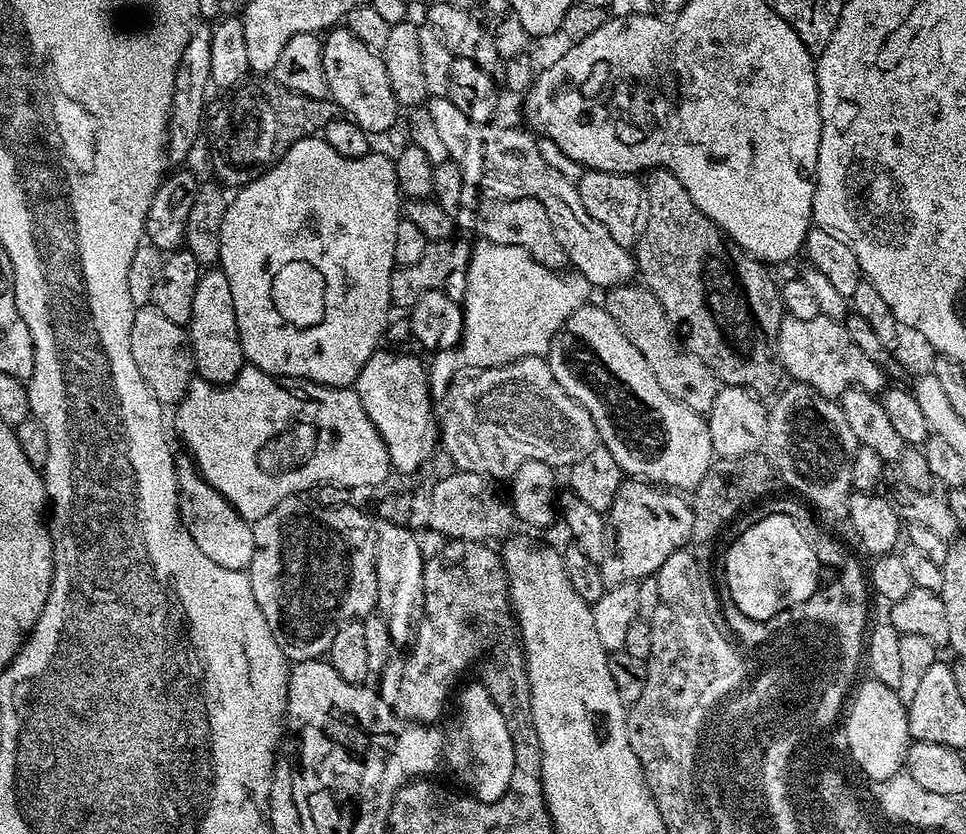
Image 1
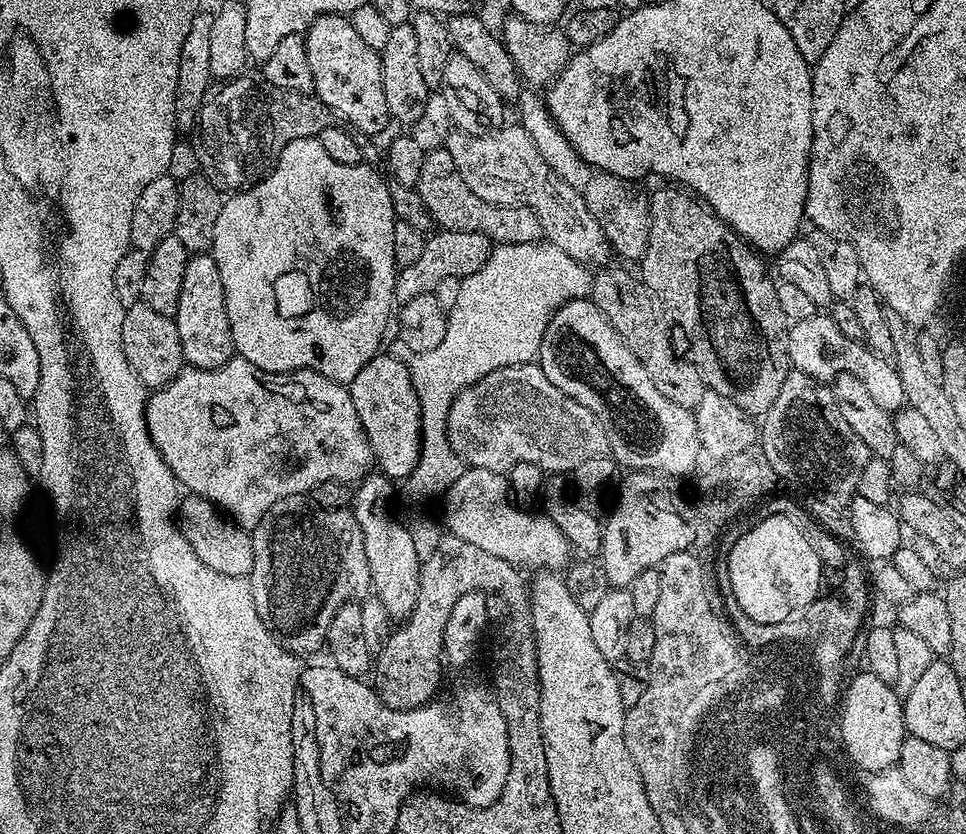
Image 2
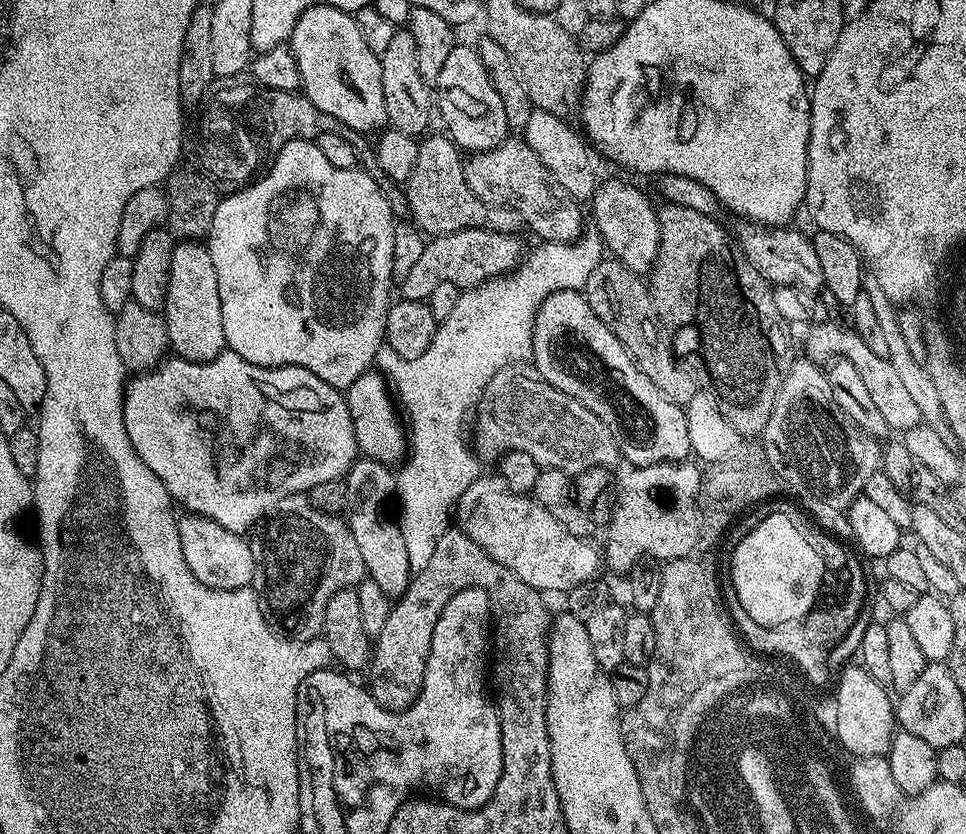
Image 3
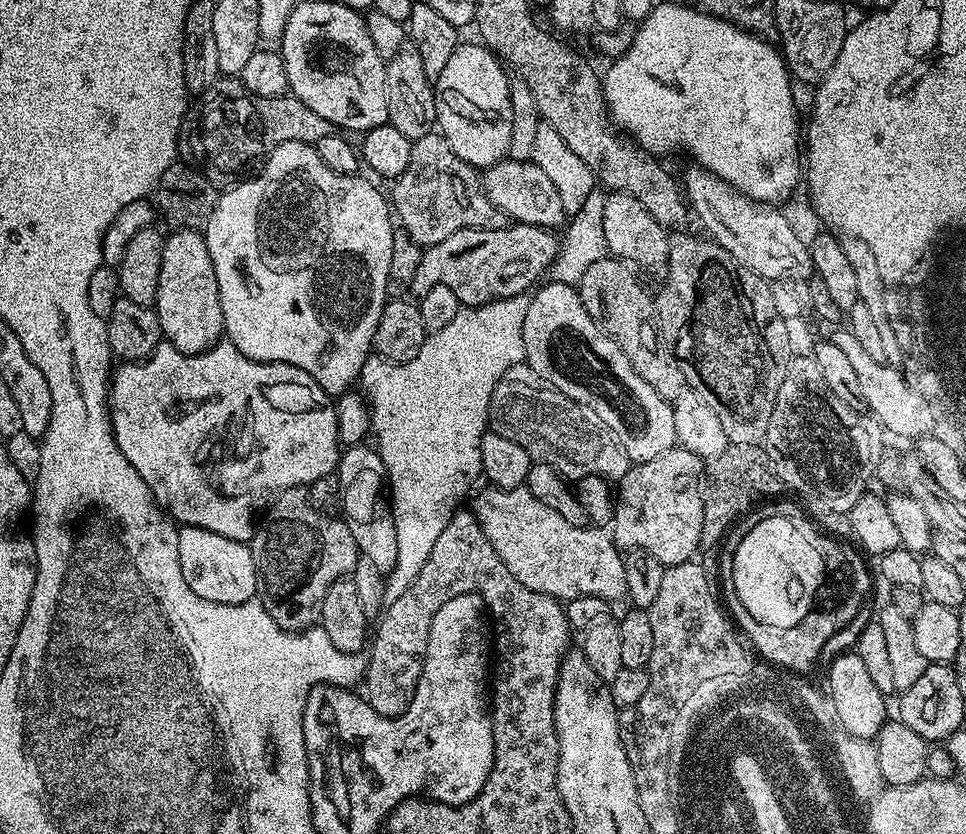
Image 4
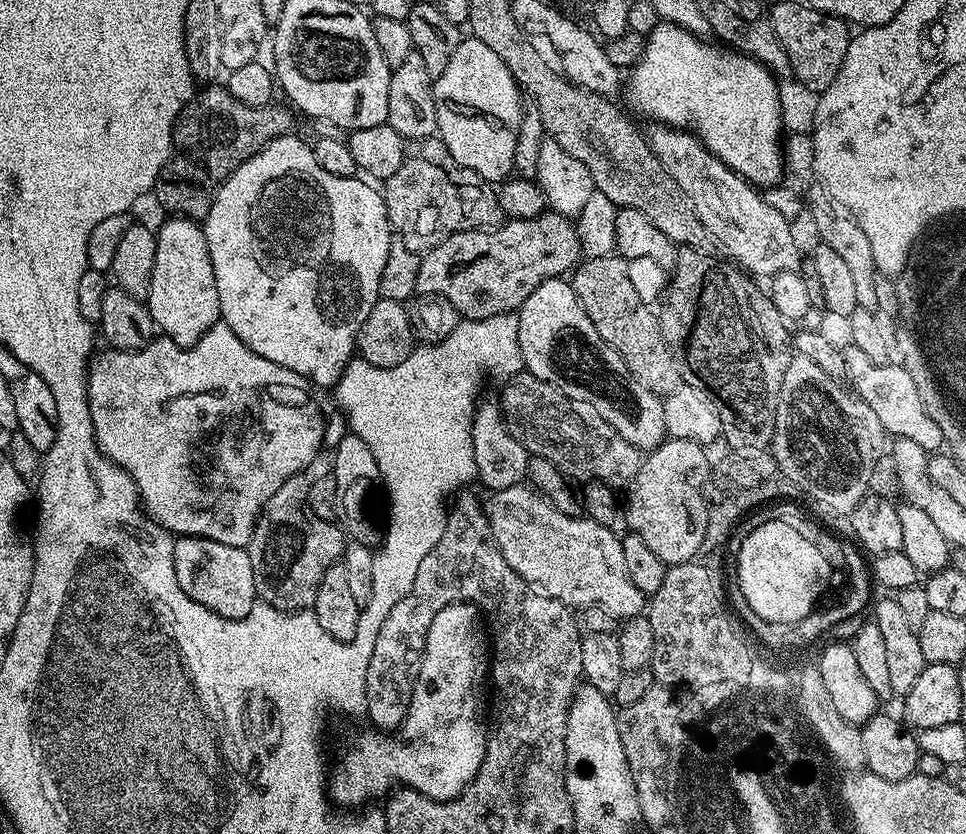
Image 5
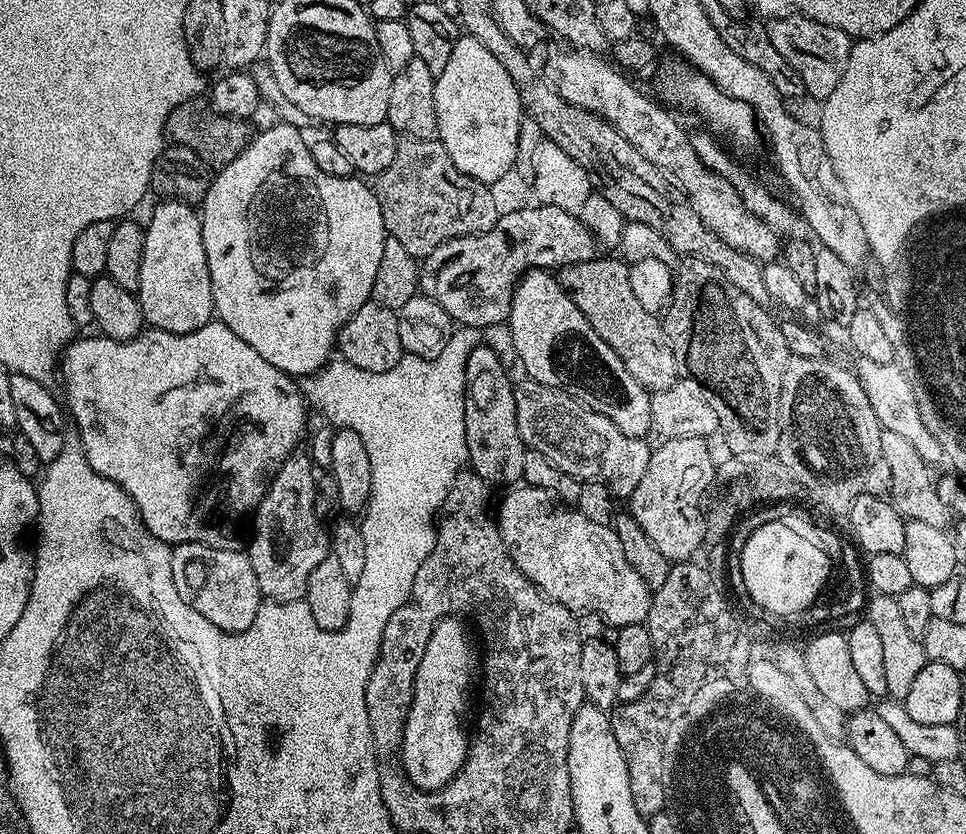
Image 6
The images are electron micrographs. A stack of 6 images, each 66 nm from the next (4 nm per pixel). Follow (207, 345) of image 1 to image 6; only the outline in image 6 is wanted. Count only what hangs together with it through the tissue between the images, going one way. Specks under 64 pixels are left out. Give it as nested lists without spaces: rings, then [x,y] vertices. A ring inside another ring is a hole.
[[[161,199],[159,203],[153,210],[152,217],[146,220],[138,299],[145,325],[160,328],[170,334],[190,334],[213,323],[216,311],[214,290],[210,286],[210,266],[206,262],[206,246],[202,246],[200,213],[193,205],[183,204],[180,200]]]

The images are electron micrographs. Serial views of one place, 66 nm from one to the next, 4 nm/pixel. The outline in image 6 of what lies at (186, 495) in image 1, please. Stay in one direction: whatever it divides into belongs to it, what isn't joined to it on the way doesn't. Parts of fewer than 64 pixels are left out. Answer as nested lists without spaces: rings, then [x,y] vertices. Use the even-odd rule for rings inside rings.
[[[178,544],[172,548],[172,569],[174,586],[178,586],[182,602],[198,610],[202,618],[214,622],[218,630],[245,632],[254,622],[262,597],[247,551],[218,550],[205,544]]]

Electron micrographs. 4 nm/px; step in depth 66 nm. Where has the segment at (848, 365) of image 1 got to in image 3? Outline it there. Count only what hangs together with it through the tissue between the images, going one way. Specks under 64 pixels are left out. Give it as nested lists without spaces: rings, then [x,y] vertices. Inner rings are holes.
[[[821,322],[808,336],[808,352],[807,355],[816,362],[828,362],[838,356],[844,356],[850,362],[854,362],[858,374],[862,374],[862,382],[866,382],[874,403],[878,405],[878,411],[882,413],[882,418],[886,418],[889,429],[896,431],[897,428],[897,433],[903,434],[906,429],[921,423],[918,406],[910,398],[898,373],[894,371],[894,366],[890,366],[887,356],[874,354],[874,350],[870,350],[866,342],[862,342],[856,331]]]

